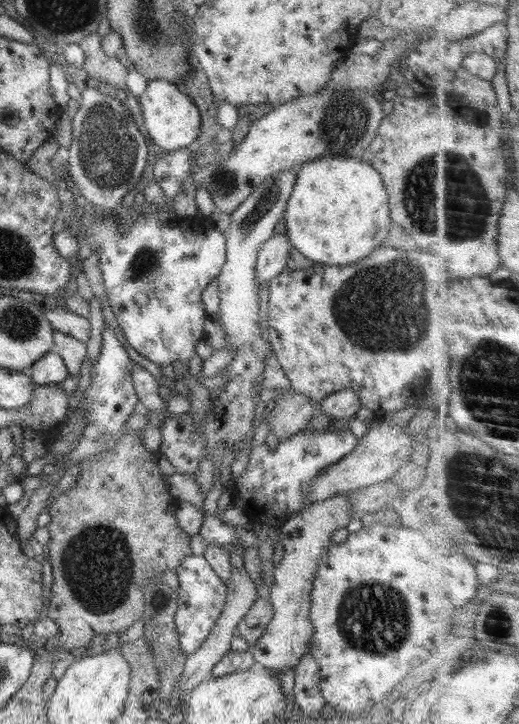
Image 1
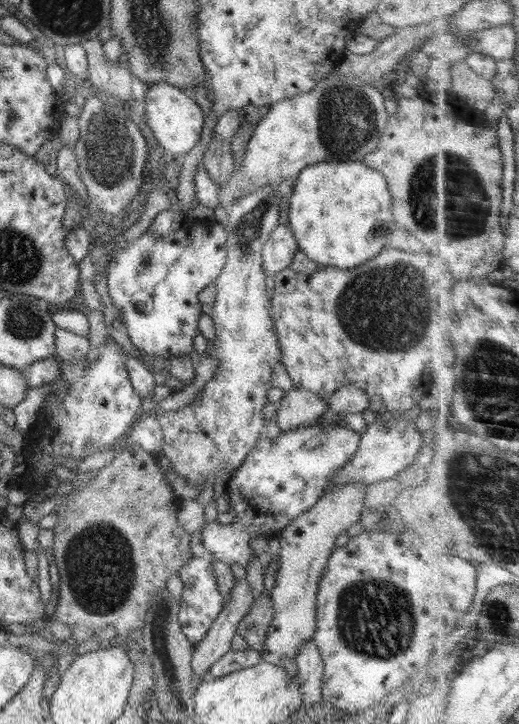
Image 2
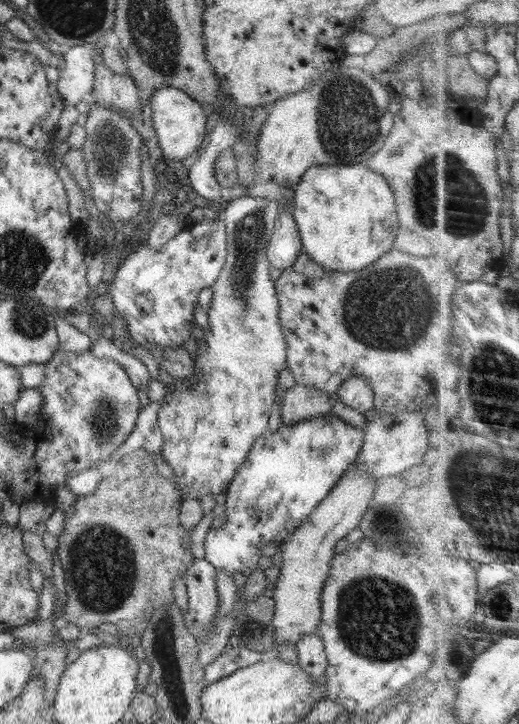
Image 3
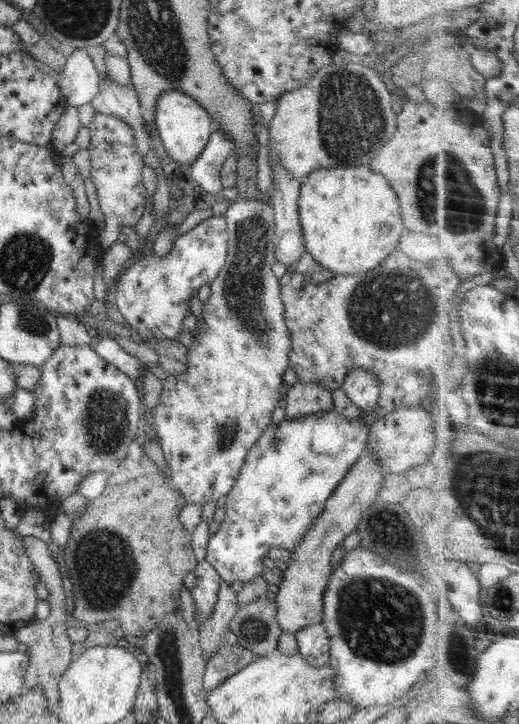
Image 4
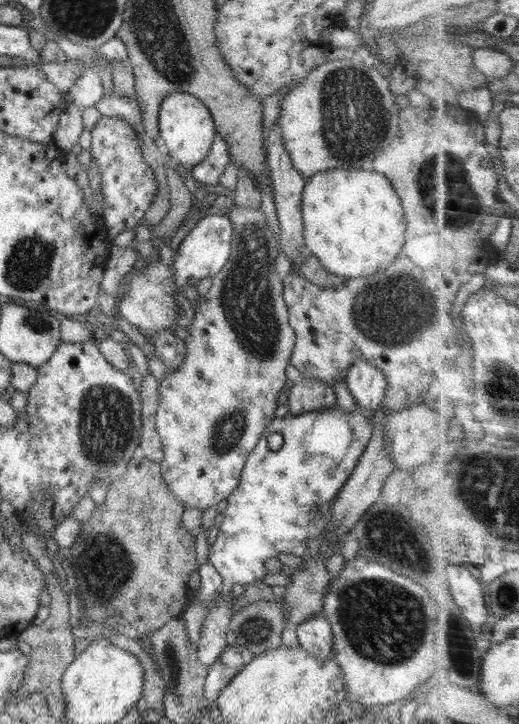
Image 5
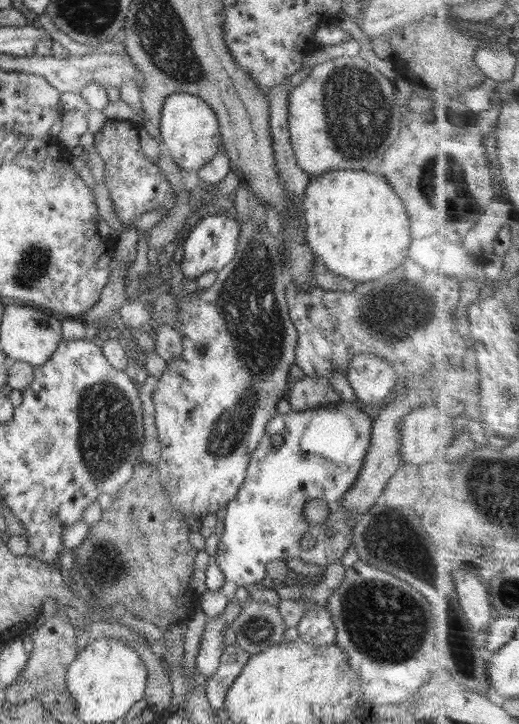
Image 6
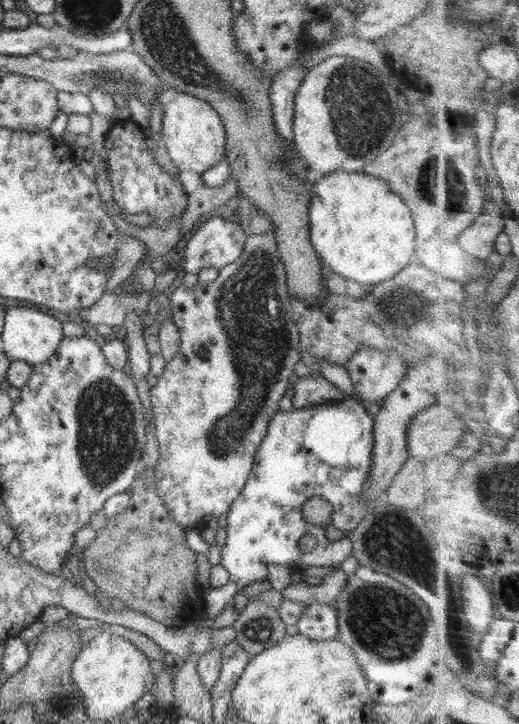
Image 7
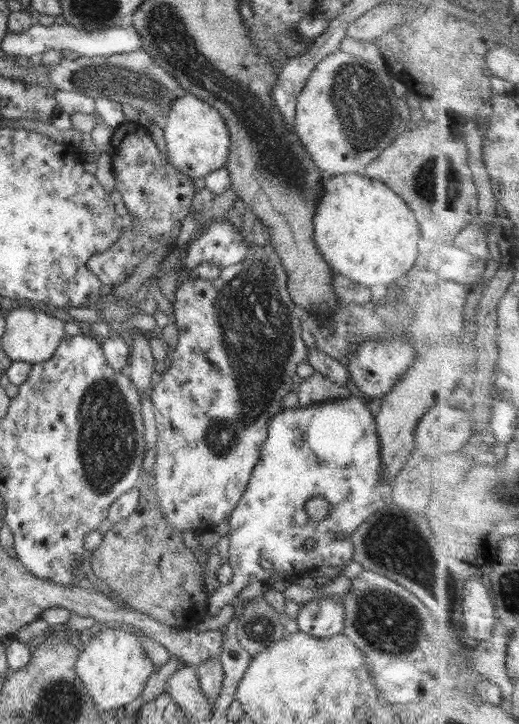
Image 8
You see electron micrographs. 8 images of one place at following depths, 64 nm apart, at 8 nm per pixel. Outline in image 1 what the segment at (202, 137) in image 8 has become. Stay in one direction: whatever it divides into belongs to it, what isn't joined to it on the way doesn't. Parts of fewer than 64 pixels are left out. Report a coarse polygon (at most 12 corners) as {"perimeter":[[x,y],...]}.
{"perimeter":[[151,80],[138,100],[153,144],[192,147],[200,111],[177,85]]}

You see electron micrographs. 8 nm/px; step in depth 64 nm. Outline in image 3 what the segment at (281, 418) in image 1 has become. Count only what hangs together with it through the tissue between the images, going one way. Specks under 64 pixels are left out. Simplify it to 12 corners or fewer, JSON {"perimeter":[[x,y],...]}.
{"perimeter":[[294,385],[280,398],[283,424],[324,416],[332,396]]}

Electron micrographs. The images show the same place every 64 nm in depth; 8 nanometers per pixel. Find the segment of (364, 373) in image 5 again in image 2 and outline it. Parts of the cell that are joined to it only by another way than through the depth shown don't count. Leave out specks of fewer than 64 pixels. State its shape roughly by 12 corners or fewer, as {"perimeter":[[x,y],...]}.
{"perimeter":[[353,384],[341,386],[326,401],[336,419],[369,408],[368,396]]}

